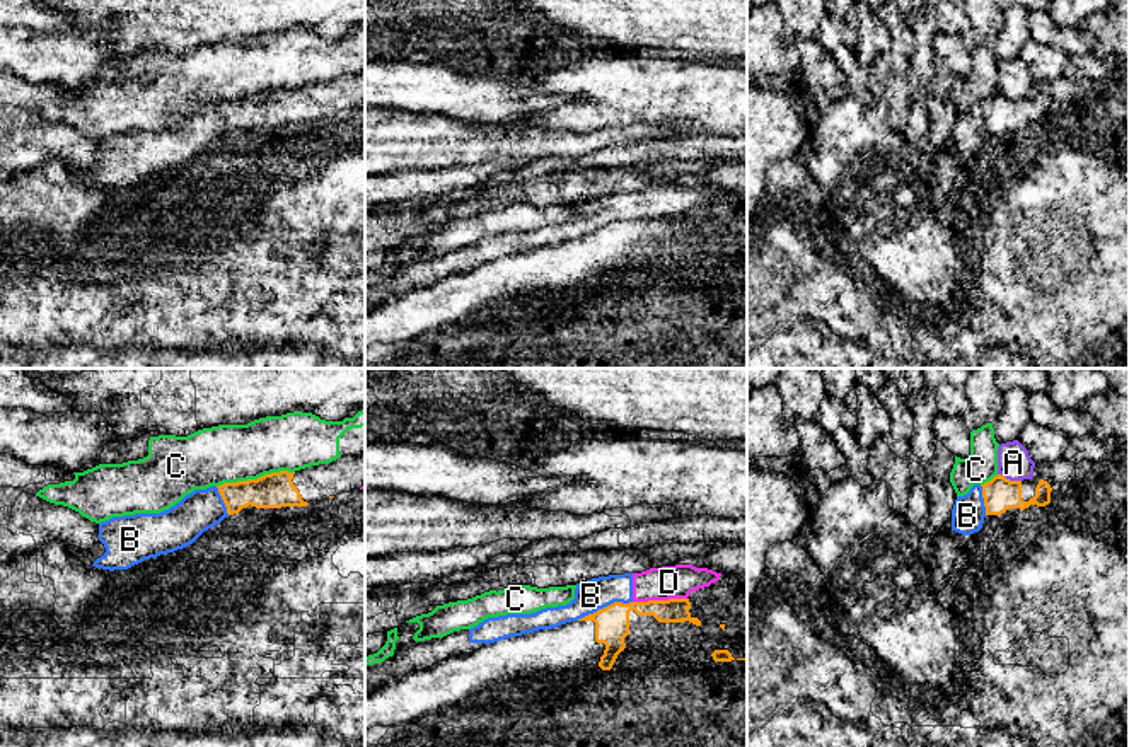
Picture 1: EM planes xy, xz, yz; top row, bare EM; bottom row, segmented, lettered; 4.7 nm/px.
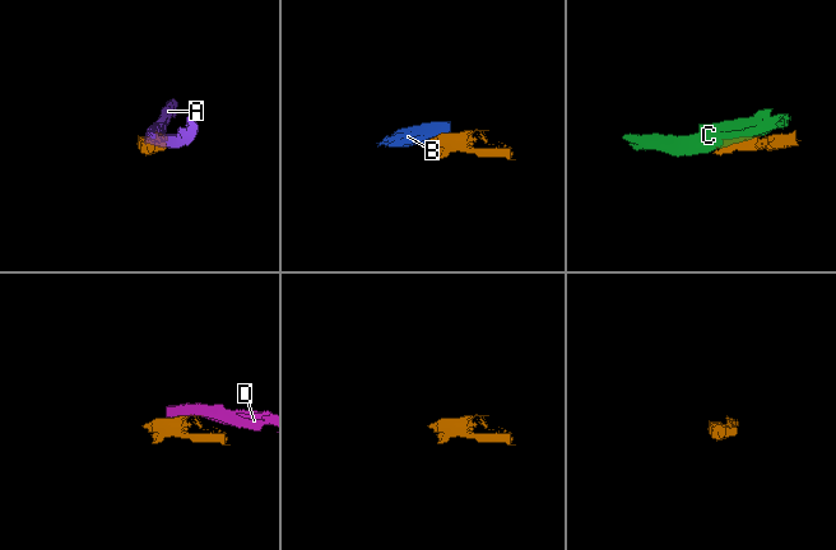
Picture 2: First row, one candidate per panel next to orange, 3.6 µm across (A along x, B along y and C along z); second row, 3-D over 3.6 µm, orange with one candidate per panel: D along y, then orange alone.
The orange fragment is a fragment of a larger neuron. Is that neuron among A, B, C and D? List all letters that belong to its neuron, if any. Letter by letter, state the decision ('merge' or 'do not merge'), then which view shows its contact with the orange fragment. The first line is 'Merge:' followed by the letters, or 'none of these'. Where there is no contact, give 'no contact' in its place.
Merge: none of these
A: do not merge; meets orange in yz
B: do not merge; meets orange in xz
C: do not merge; meets orange in xy
D: do not merge; meets orange in xz

